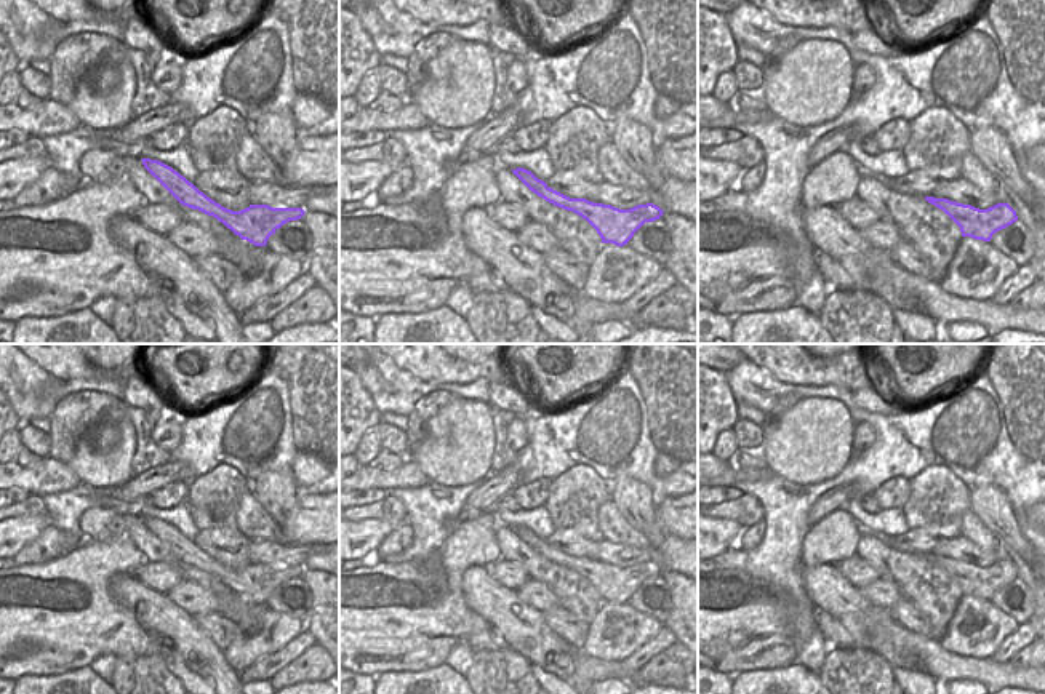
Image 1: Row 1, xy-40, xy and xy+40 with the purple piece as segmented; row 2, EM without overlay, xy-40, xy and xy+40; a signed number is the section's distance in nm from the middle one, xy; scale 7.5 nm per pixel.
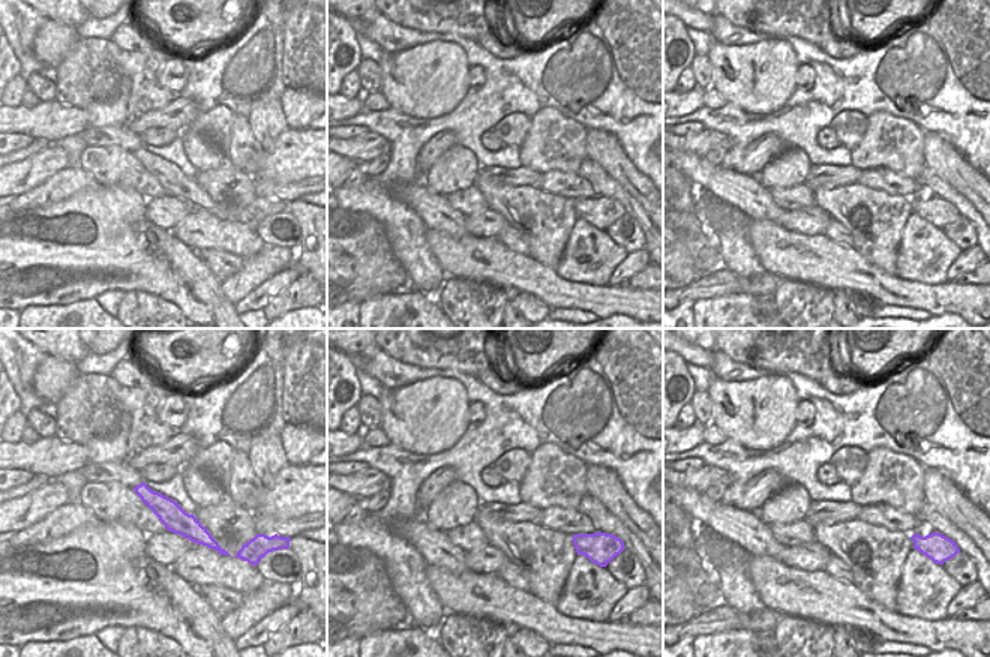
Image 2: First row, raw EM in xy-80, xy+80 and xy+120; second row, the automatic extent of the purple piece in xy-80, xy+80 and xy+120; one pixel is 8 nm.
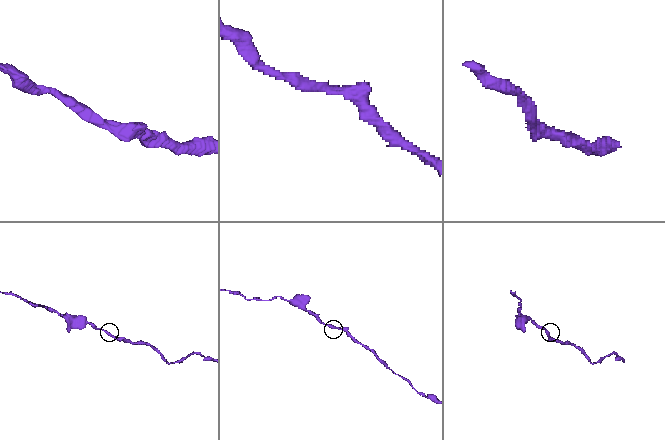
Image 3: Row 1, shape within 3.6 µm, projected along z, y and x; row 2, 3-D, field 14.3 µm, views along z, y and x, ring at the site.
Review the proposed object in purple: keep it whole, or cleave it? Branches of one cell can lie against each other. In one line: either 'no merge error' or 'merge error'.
no merge error

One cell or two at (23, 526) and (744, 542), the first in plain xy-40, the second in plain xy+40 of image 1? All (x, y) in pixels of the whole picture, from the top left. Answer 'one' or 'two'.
two

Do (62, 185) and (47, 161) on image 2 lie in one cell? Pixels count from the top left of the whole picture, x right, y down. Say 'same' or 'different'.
different

